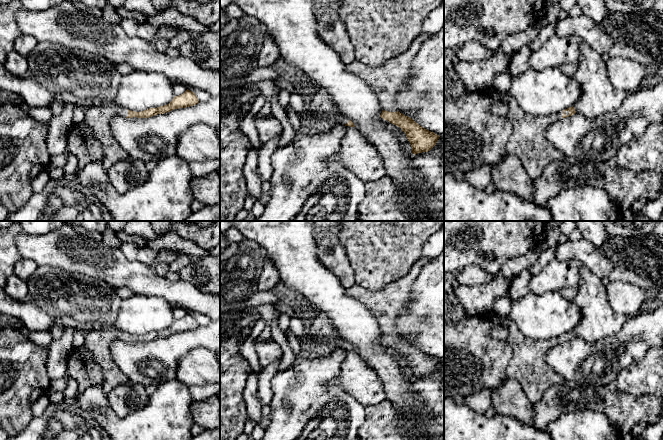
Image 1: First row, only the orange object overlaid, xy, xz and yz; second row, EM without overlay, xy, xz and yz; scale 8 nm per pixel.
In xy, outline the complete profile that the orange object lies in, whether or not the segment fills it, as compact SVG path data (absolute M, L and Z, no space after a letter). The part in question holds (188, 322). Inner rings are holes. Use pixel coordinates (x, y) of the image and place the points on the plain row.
M187 313L183 318L175 320L169 328L157 332L149 332L141 336L127 334L118 329L94 330L85 333L85 346L102 368L104 382L101 387L105 394L108 394L114 387L128 382L127 377L119 370L111 358L110 345L112 341L149 342L174 333L194 330L198 327L199 324L195 317Z

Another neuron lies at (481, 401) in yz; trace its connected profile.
M483 389L465 397L465 404L477 413L484 414L492 406L491 389Z

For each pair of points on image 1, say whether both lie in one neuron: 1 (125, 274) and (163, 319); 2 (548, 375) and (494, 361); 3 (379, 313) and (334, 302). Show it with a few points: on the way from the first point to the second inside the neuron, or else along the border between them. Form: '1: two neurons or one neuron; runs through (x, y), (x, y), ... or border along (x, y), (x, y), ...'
1: two neurons; border along (135, 293), (160, 296), (167, 302)
2: two neurons; border along (507, 342), (512, 350), (506, 369), (508, 376)
3: two neurons; border along (352, 297), (359, 300), (381, 326)

